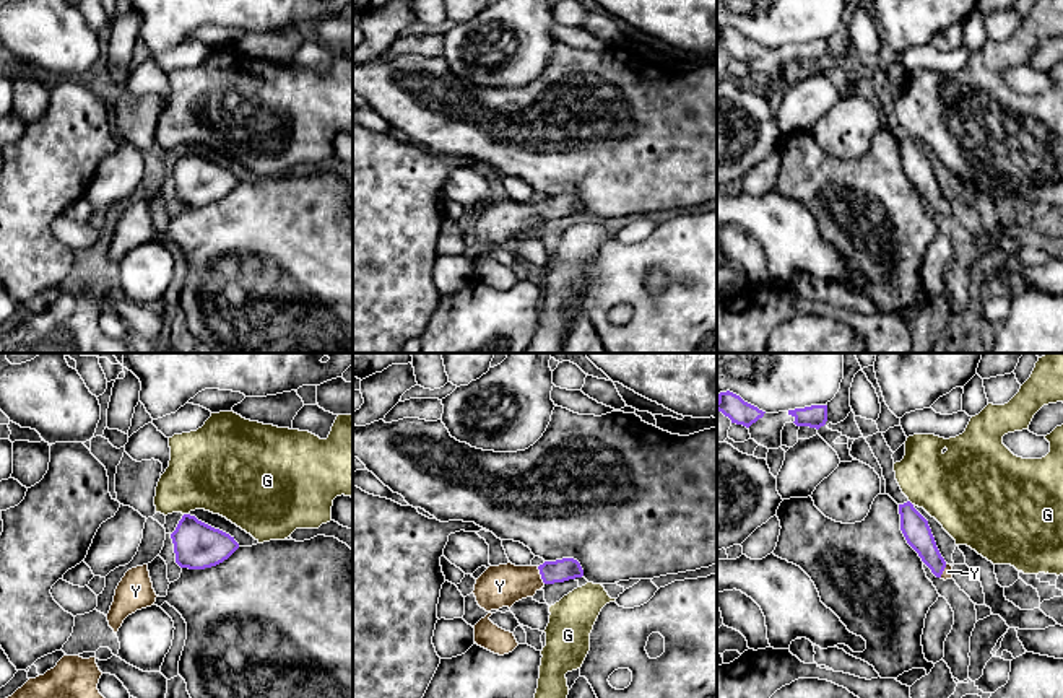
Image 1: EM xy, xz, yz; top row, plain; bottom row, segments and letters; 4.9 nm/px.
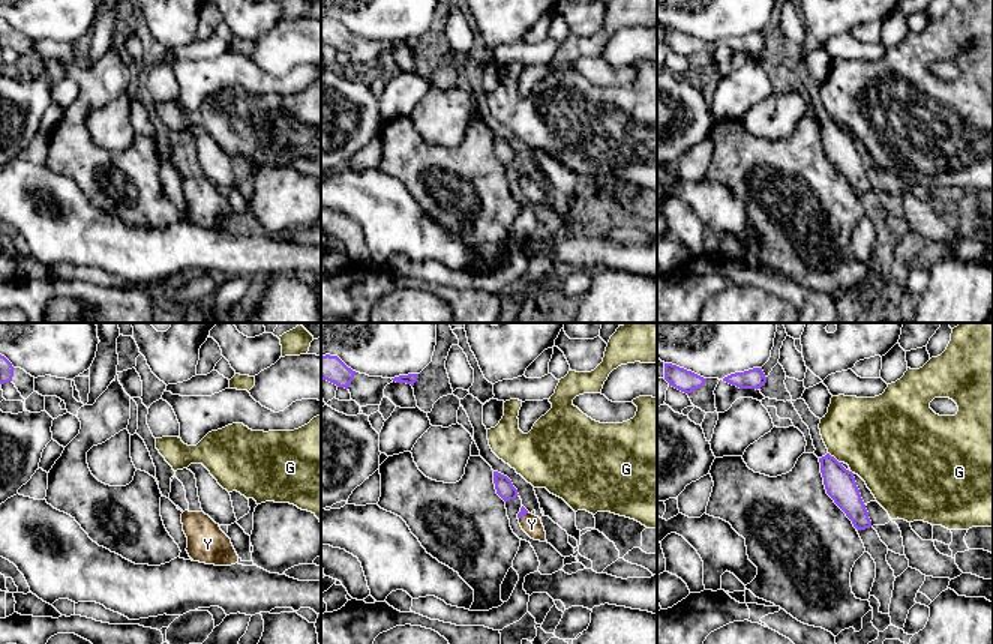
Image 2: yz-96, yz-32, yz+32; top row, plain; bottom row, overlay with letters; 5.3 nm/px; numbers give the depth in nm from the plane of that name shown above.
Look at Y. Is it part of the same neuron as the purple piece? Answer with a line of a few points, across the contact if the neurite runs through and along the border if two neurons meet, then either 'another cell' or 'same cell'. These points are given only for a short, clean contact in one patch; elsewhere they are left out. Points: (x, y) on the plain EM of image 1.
line xz (563, 205), (540, 209), (519, 218), (499, 222); same cell

